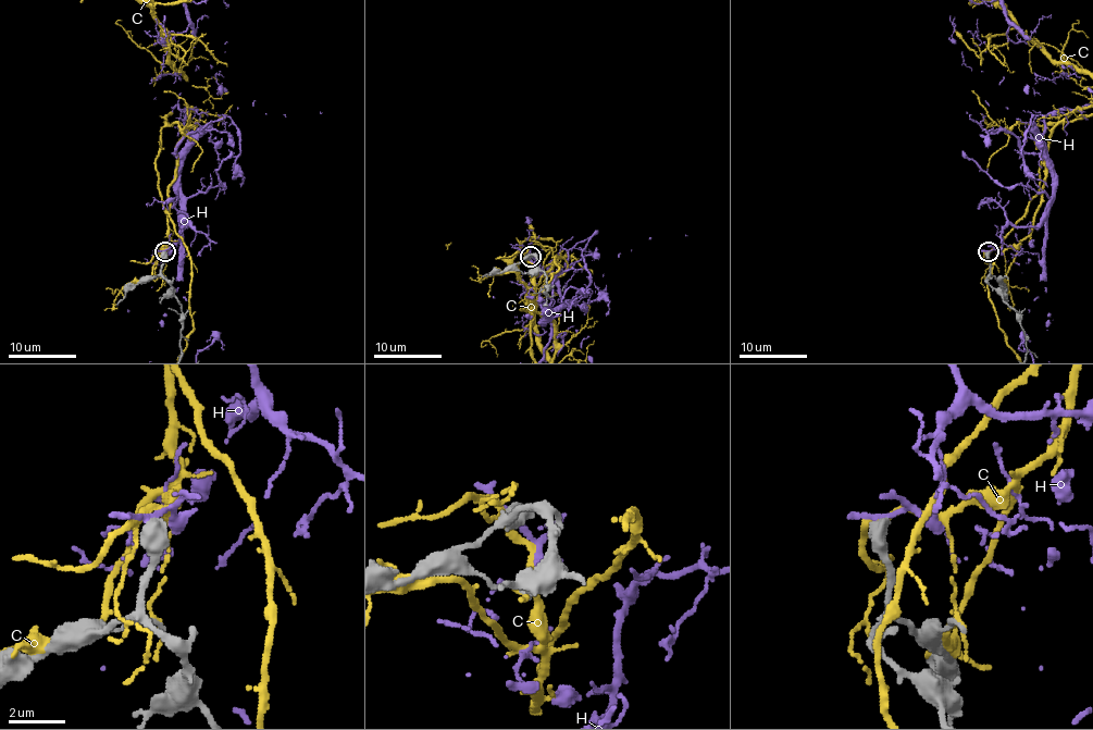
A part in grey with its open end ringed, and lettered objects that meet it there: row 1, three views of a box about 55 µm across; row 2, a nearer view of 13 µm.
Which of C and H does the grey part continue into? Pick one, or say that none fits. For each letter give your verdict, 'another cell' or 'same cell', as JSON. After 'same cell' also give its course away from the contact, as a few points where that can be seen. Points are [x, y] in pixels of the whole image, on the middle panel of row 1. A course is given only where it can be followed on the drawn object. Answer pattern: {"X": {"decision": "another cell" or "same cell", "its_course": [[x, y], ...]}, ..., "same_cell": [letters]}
{"C": {"decision": "another cell"}, "H": {"decision": "another cell"}, "same_cell": []}

